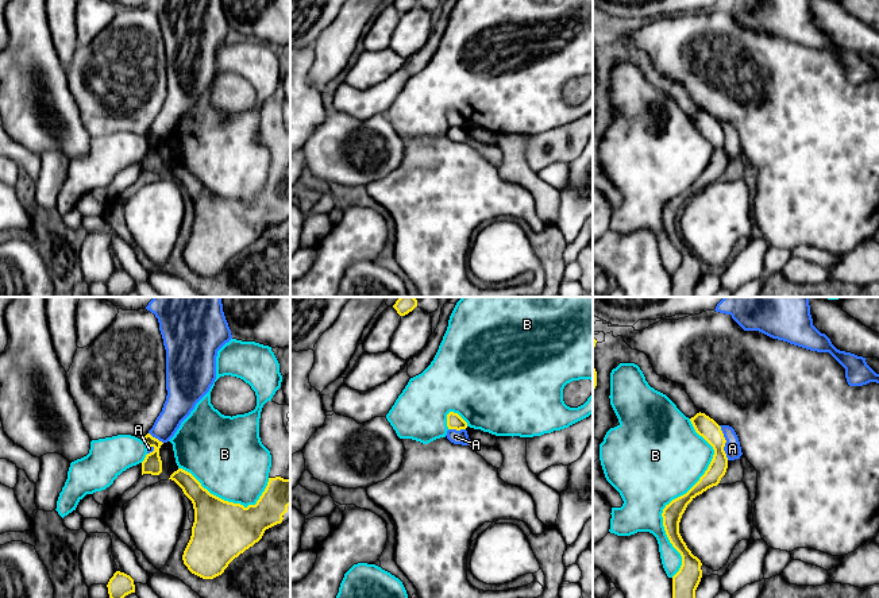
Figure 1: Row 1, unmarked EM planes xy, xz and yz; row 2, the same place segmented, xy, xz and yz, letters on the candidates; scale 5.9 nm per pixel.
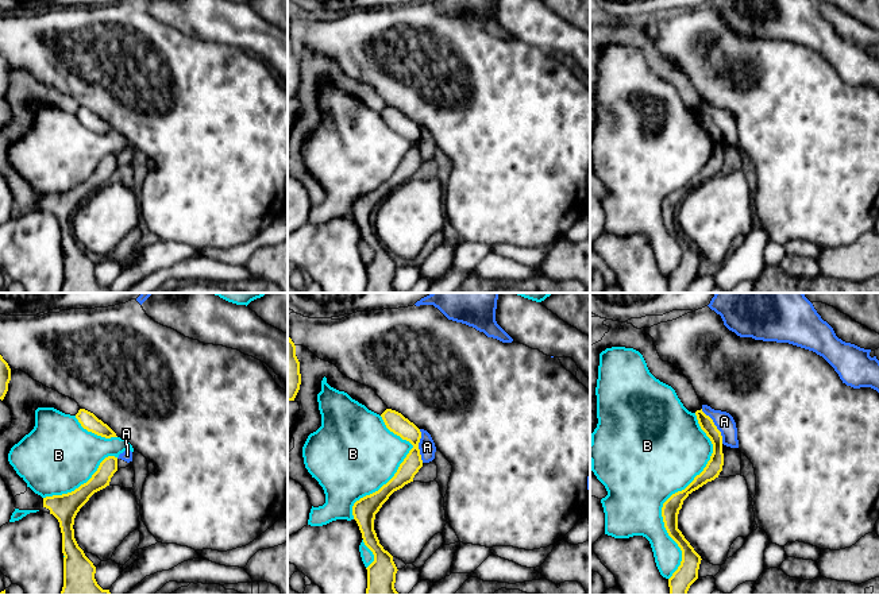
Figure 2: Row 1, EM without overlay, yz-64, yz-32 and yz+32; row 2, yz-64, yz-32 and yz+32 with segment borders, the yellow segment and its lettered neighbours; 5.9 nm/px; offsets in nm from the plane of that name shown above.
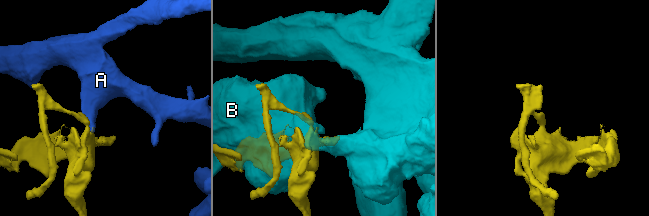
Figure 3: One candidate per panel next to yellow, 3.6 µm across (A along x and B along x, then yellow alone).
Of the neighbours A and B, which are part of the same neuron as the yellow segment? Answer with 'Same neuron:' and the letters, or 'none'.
Same neuron: none

